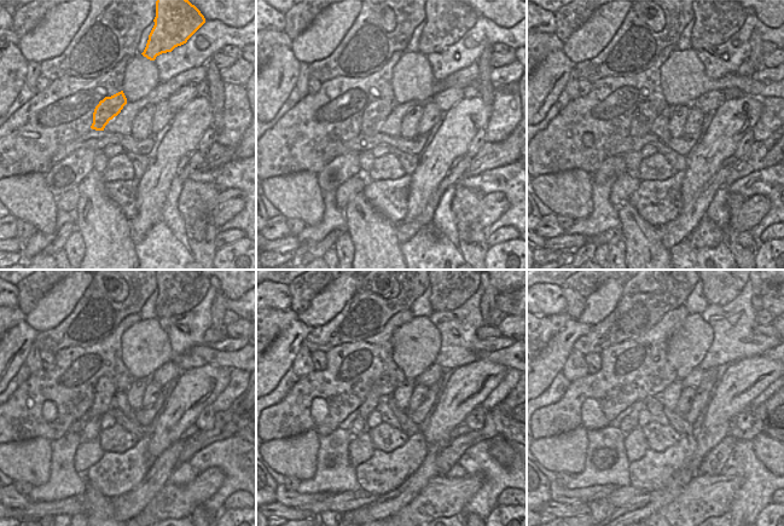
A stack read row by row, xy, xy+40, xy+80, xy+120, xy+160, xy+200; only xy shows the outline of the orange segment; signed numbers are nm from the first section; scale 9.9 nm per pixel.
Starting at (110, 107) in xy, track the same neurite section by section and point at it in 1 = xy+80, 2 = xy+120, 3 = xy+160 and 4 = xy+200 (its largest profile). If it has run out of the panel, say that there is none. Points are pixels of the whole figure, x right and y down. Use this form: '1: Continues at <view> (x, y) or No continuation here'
1: Continues at xy+80 (644, 115)
2: Continues at xy+120 (104, 391)
3: Continues at xy+160 (371, 402)
4: Continues at xy+200 (631, 420)

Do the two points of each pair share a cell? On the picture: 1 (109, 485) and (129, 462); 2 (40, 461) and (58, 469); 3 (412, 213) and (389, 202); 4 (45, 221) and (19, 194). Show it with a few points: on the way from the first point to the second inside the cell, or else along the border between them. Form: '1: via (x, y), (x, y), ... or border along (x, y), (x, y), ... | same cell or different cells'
1: via (114, 479), (125, 468) | same cell
2: border along (51, 441), (50, 478), (33, 487) | different cells
3: border along (410, 183), (407, 214), (402, 220) | different cells
4: via (40, 214), (27, 201) | same cell

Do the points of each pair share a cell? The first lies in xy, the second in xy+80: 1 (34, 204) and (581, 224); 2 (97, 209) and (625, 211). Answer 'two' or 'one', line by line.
1: two
2: one

